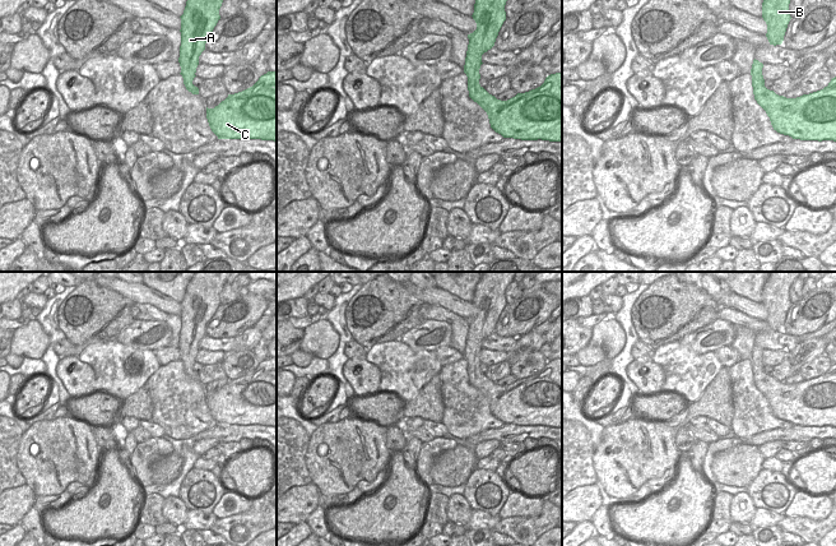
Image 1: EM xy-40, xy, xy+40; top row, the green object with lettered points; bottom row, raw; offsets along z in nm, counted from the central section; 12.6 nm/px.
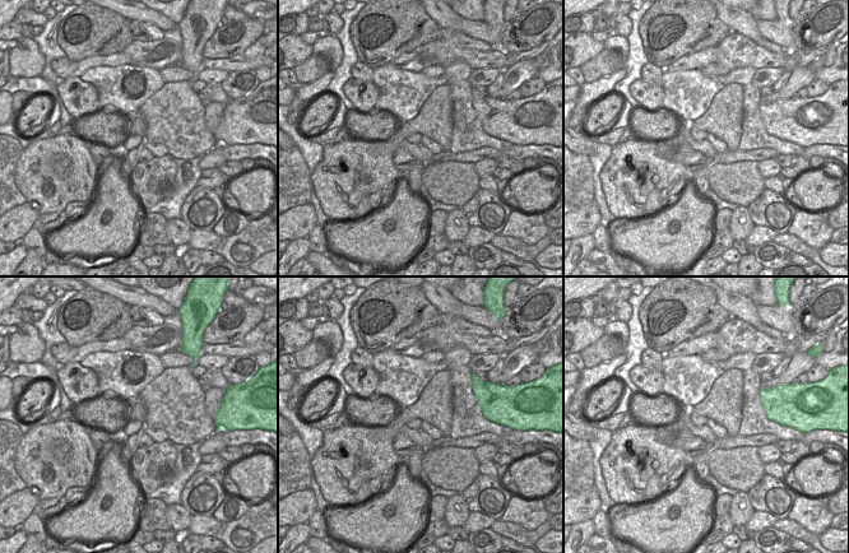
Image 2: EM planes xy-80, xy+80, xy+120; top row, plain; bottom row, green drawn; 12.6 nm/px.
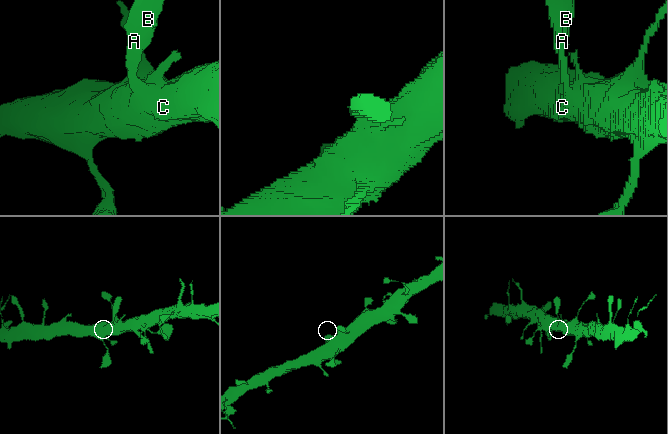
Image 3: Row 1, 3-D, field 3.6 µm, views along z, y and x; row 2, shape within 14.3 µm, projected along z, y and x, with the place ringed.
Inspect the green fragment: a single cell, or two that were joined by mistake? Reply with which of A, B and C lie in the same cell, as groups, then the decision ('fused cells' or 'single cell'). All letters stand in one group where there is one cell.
A B C | single cell

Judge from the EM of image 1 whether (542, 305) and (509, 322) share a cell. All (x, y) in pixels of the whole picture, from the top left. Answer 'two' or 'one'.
one

